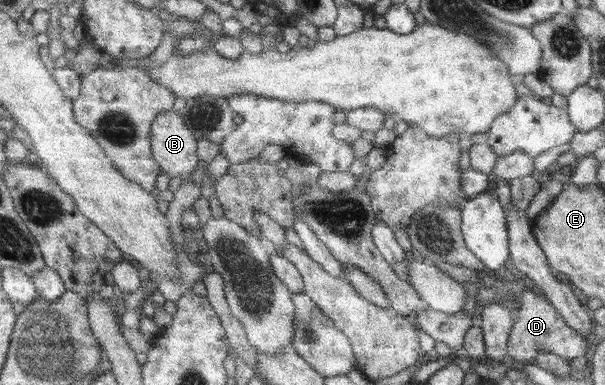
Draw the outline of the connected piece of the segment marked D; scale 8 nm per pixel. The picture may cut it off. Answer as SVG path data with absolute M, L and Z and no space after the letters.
M524 288L519 294L519 307L512 319L513 325L506 343L506 356L512 358L515 365L532 365L539 352L549 352L567 360L582 356L586 352L587 345L583 336L565 323L544 296L536 295L528 288Z

